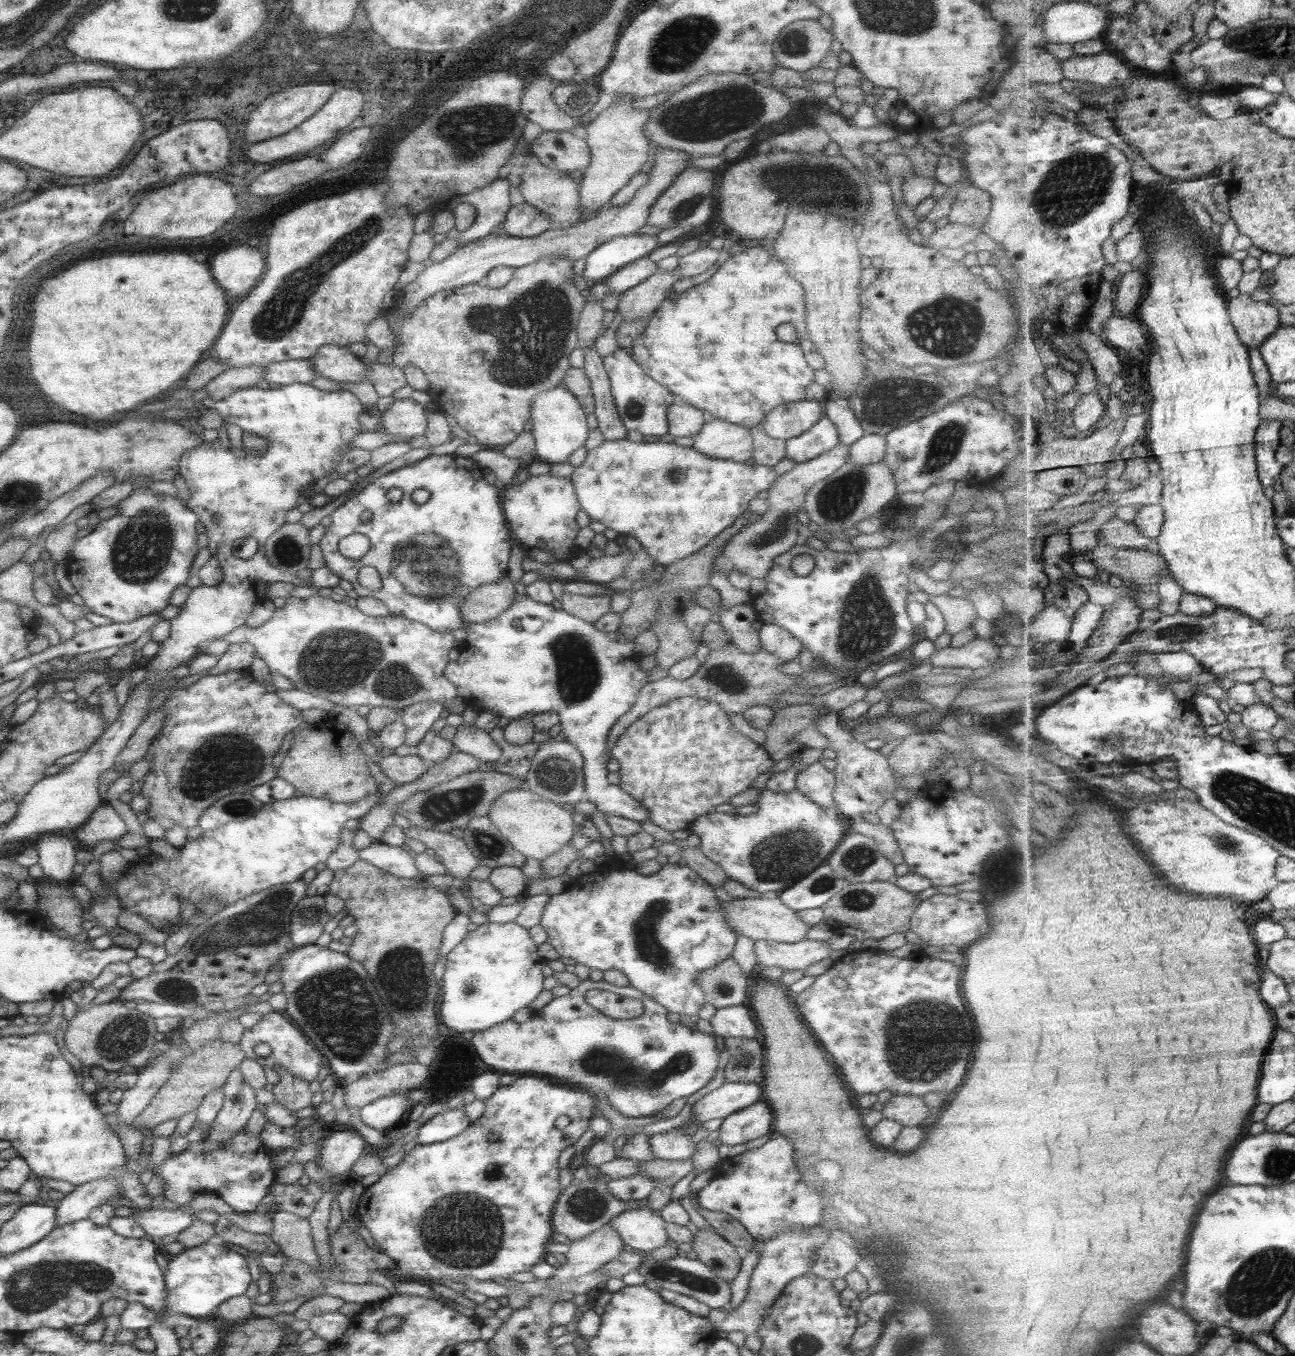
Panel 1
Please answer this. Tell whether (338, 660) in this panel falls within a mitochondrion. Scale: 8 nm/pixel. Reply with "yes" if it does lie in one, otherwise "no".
yes

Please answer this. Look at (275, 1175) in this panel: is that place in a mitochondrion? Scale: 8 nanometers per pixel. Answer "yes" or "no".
no

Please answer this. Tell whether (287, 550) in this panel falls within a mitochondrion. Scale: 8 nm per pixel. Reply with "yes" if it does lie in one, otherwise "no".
yes

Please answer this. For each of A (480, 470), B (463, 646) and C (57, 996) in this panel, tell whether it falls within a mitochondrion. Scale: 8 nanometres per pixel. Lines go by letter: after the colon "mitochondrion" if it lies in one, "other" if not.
A: other
B: other
C: other

